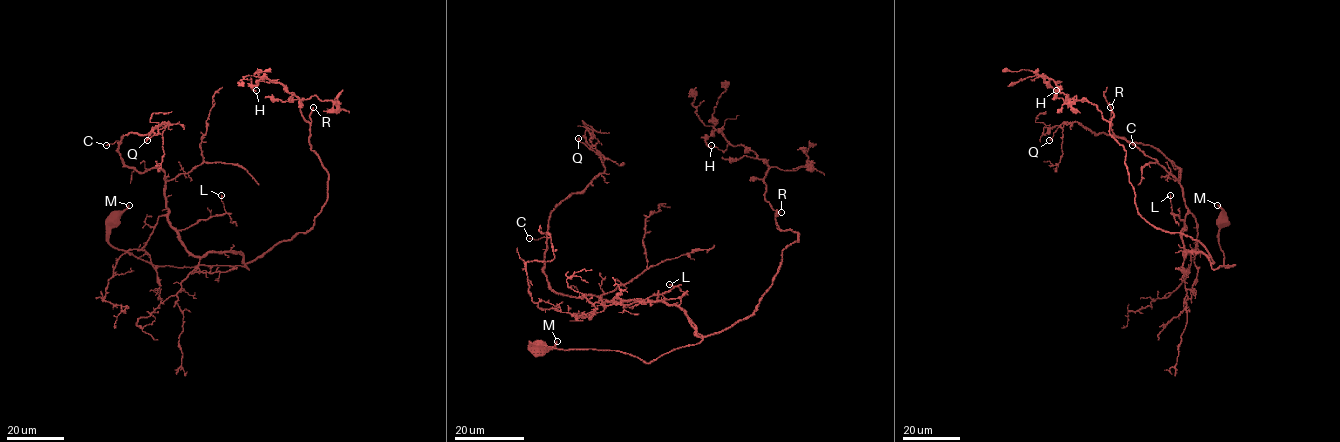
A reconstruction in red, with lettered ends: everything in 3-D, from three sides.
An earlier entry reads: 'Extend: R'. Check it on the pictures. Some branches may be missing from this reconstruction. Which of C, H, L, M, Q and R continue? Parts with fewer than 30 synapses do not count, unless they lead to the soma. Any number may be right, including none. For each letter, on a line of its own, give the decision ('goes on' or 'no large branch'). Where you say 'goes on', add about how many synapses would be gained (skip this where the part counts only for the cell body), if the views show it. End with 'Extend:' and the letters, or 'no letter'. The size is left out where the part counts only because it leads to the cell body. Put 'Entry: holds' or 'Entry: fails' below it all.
C: no large branch
H: no large branch
L: no large branch
M: no large branch
Q: no large branch
R: goes on; 110 synapses
Extend: R
Entry: holds

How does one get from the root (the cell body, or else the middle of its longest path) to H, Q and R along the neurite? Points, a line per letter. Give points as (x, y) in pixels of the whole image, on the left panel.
H: (112, 220), (112, 246), (177, 267), (249, 269), (308, 230), (328, 173), (303, 99), (264, 76), (256, 90)
Q: (112, 220), (108, 242), (154, 265), (249, 269), (187, 251), (165, 172), (118, 151), (168, 121), (147, 140)
R: (112, 220), (108, 242), (154, 265), (249, 269), (308, 230), (327, 199), (313, 107)

